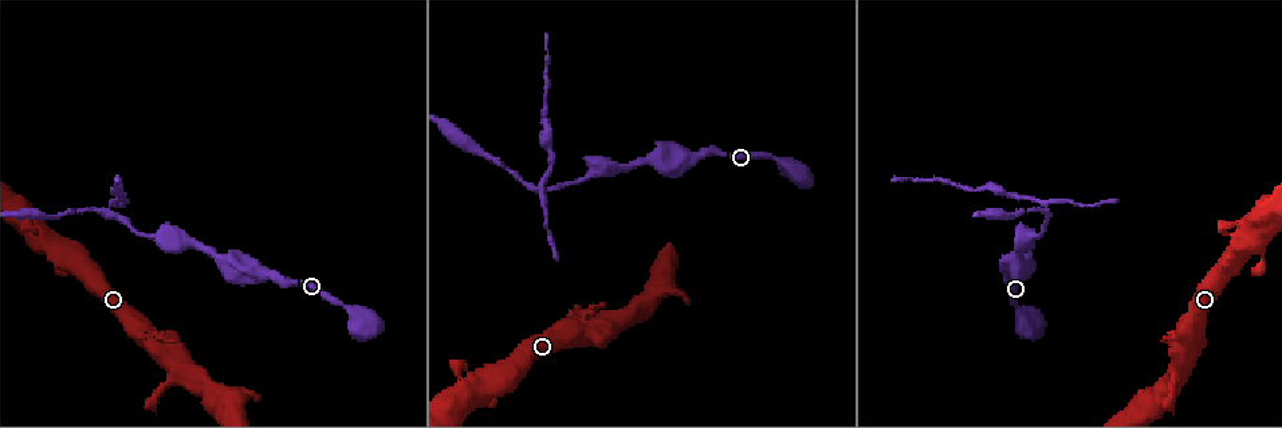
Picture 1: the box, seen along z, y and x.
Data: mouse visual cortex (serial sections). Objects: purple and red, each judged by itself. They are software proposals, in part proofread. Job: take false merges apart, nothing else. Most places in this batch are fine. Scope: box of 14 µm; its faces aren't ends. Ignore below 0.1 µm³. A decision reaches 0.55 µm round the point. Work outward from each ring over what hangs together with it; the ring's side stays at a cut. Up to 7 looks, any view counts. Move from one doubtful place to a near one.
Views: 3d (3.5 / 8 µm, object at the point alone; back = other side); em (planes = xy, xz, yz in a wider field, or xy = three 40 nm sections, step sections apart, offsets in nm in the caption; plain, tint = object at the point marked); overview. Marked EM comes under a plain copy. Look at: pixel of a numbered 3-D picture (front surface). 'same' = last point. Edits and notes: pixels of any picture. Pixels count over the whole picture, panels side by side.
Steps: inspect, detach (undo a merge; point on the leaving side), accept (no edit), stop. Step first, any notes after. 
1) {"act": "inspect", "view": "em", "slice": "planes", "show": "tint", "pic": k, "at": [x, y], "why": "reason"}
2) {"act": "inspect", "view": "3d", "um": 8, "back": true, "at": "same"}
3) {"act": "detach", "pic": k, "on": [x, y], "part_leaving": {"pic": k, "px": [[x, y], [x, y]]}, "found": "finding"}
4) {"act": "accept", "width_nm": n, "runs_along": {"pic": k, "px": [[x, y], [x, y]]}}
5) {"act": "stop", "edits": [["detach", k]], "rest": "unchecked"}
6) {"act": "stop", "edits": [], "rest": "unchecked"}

{"act": "inspect", "view": "3d", "um": 3.5, "pic": 1, "at": [254, 273]}

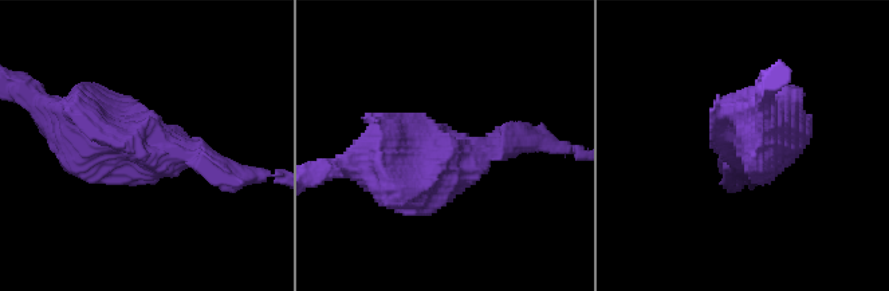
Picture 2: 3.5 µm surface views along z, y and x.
{"act": "inspect", "view": "em", "slice": "xy", "step": 5, "show": "tint", "pic": 2, "at": [449, 164], "why": "shape alone is not enough"}

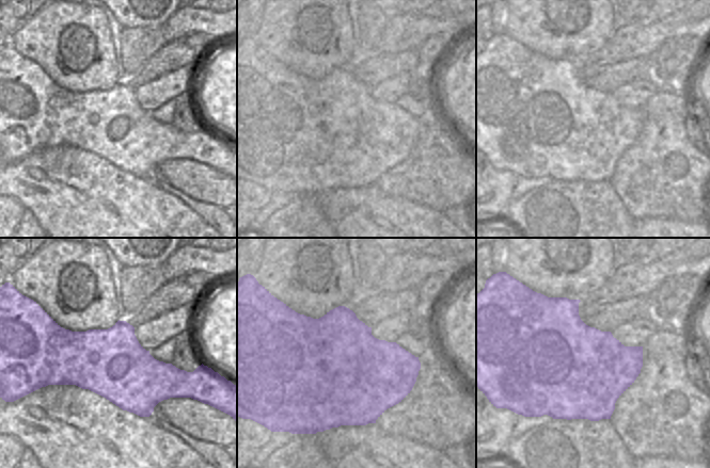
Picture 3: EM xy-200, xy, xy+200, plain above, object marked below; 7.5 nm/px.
{"act": "accept", "runs_along": {"pic": 2, "px": [[201, 153], [106, 141], [40, 103]]}, "found": "all the same cell"}

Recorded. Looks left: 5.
{"act": "inspect", "view": "3d", "um": 3.5, "pic": 1, "at": [535, 188]}

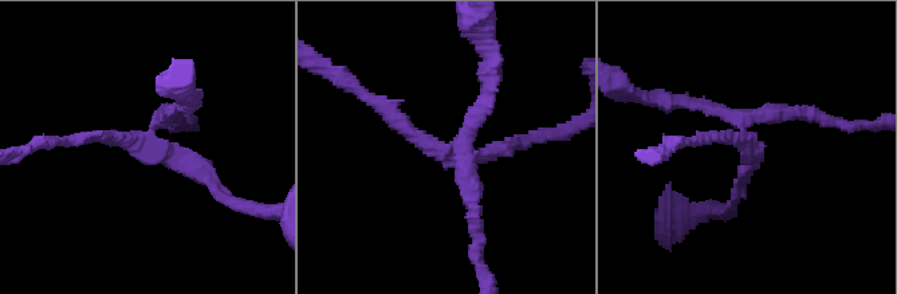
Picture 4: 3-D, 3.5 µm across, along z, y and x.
{"act": "inspect", "view": "em", "slice": "xy", "step": 3, "show": "tint", "pic": 4, "at": [747, 139]}

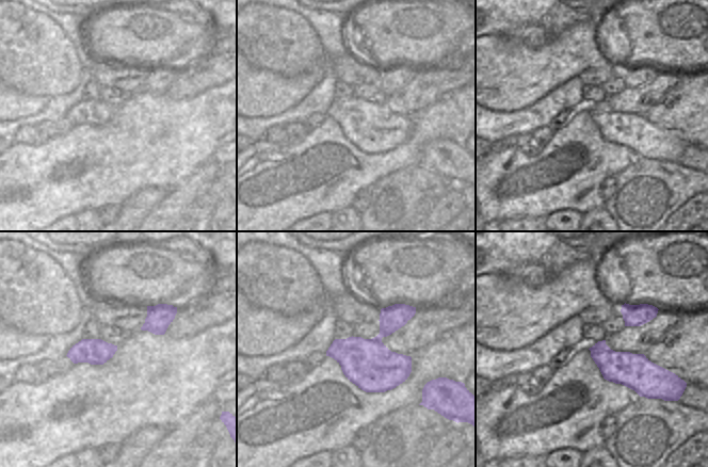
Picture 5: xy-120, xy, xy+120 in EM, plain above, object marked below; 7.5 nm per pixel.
{"act": "accept", "found": "all the same cell"}

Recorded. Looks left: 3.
{"act": "inspect", "view": "3d", "um": 8, "pic": 1, "at": [477, 395]}

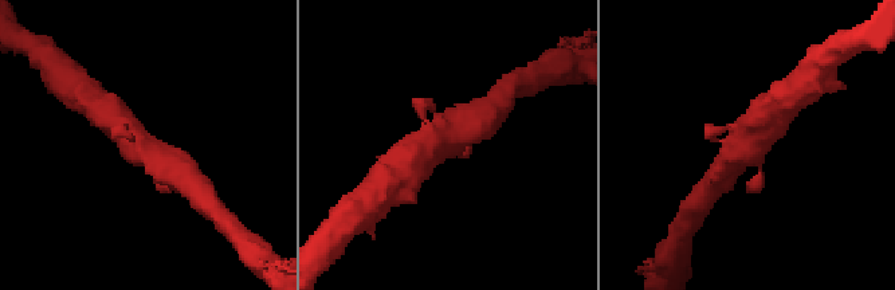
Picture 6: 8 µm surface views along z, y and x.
{"act": "inspect", "view": "em", "slice": "xy", "step": 3, "show": "tint", "pic": 6, "at": [145, 151], "why": "shape alone is not enough"}

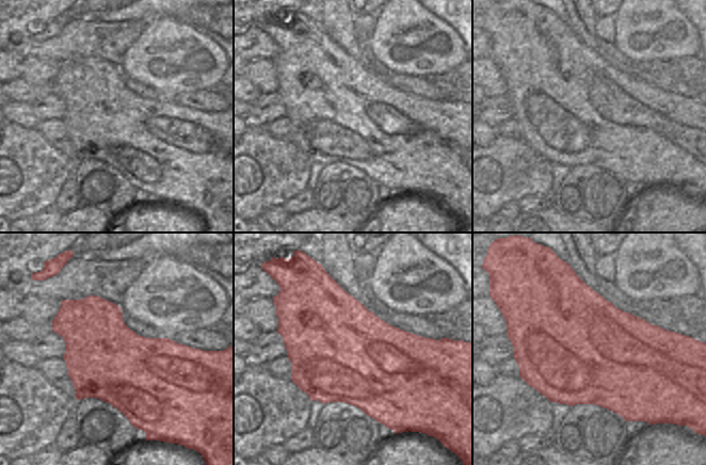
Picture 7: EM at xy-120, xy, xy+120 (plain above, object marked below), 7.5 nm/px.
{"act": "accept", "width_nm": 750, "runs_along": {"pic": 6, "px": [[173, 167], [142, 151], [118, 124]]}, "found": "one cell here"}

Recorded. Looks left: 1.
{"act": "stop", "edits": [], "rest": "unchecked"}

